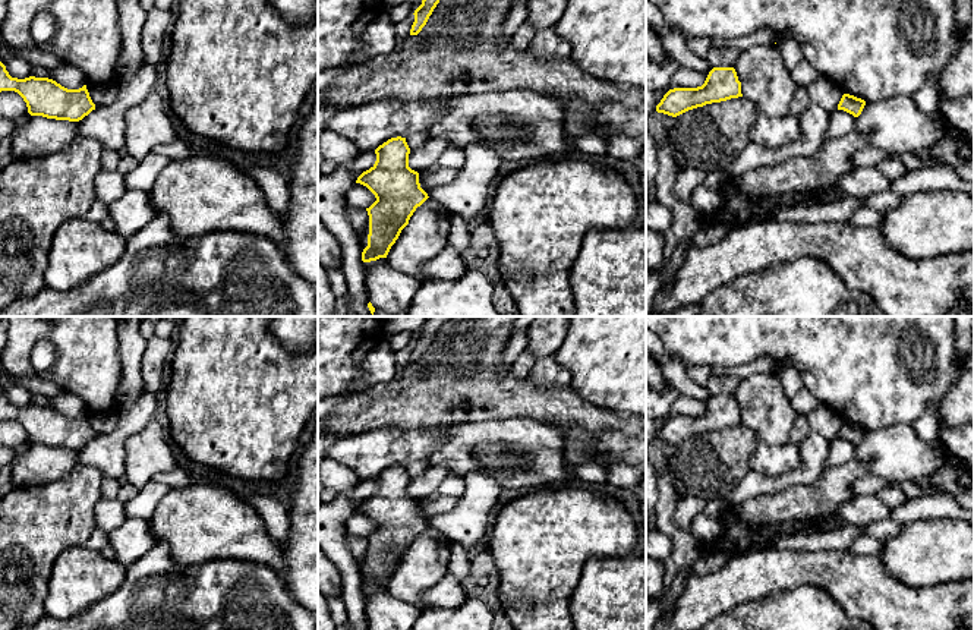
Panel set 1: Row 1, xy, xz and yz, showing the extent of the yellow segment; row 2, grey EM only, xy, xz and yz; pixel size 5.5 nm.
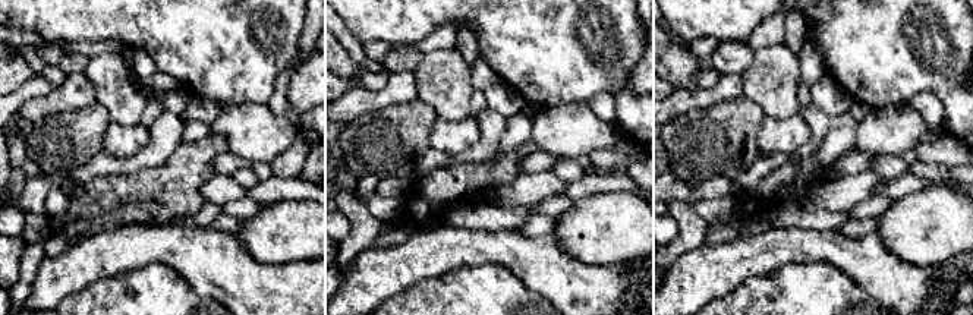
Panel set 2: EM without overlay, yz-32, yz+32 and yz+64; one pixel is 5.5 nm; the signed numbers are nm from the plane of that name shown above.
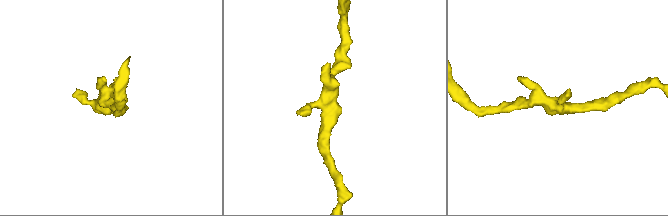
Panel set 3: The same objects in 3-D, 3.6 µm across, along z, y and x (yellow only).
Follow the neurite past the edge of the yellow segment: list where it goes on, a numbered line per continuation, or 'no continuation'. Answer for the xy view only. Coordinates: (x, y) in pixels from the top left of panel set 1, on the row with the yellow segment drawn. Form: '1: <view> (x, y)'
no continuation

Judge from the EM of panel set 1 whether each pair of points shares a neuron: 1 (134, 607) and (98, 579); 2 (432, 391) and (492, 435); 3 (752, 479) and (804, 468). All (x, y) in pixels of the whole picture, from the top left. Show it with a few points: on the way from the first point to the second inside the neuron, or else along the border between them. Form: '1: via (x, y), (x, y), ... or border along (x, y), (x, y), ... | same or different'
1: border along (126, 570), (125, 580), (114, 591), (85, 610) | different
2: border along (466, 421), (457, 425), (438, 425), (432, 428) | different
3: via (765, 482), (791, 479) | same

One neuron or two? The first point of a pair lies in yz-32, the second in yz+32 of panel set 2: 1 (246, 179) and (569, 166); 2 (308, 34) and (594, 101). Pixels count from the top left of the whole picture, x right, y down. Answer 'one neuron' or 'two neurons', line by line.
1: one neuron
2: one neuron

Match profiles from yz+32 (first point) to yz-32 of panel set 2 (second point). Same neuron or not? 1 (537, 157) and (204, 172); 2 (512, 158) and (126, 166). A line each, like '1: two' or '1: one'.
1: two
2: two

